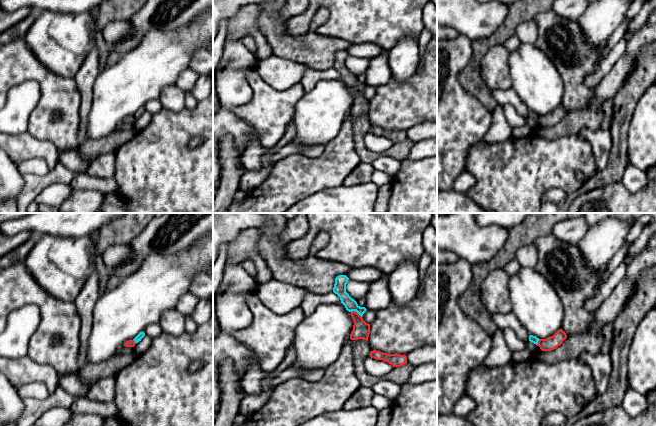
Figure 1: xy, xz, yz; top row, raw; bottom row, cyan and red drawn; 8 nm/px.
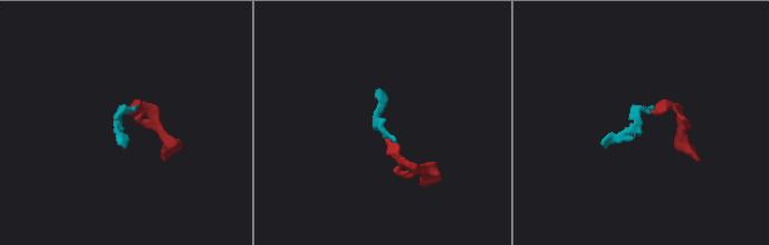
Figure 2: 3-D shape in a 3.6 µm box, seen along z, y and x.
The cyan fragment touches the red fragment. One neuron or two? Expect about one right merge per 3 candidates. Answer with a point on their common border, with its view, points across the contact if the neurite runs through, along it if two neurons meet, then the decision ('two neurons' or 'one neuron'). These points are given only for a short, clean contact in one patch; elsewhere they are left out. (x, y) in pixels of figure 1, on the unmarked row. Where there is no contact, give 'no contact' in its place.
meets cyan in xz at (356, 87); runs through xz (350, 80), (356, 87), (361, 106); one neuron

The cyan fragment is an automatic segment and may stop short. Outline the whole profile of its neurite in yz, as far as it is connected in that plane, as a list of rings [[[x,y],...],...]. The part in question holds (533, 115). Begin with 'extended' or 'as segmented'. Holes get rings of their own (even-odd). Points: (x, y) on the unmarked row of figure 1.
extended | [[[560,105],[553,112],[546,115],[539,115],[536,112],[530,111],[529,117],[539,122],[542,127],[551,127],[560,122],[566,114],[566,109]]]

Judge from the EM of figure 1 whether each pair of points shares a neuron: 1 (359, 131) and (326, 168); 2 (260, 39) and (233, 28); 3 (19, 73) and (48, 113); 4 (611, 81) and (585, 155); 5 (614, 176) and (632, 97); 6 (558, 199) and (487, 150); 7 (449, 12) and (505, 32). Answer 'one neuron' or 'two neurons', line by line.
1: two neurons
2: one neuron
3: one neuron
4: two neurons
5: one neuron
6: two neurons
7: two neurons

